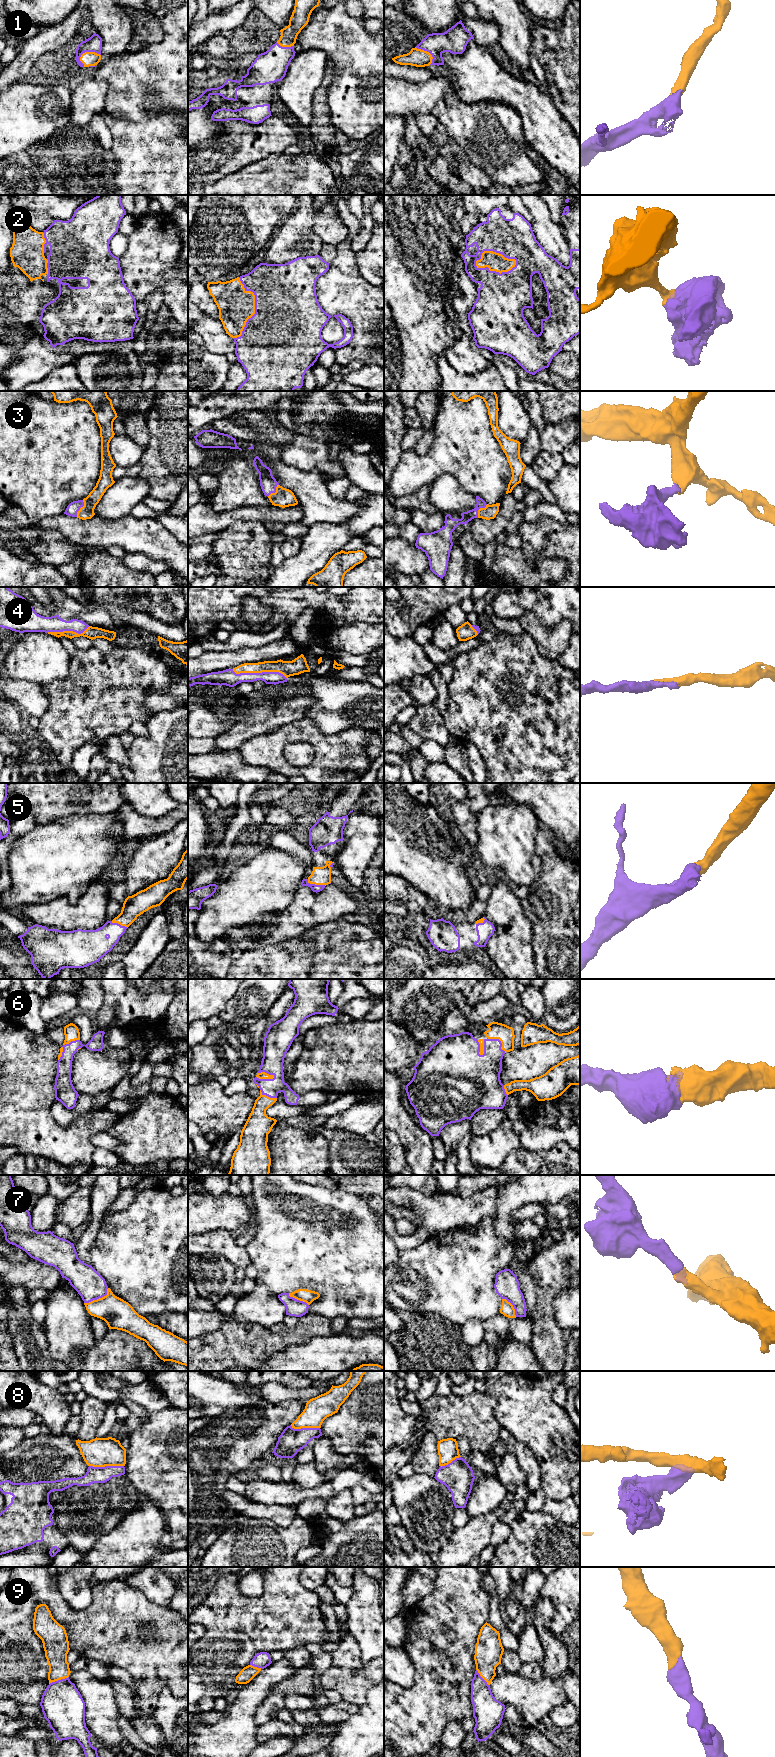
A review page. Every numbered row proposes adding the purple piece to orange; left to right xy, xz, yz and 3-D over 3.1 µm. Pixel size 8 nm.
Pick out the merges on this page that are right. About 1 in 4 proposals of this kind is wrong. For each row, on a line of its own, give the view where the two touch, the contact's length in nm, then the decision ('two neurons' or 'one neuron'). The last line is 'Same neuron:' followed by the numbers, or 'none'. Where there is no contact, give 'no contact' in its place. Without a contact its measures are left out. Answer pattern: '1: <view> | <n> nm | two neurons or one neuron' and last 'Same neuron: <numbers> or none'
1: xy | 180 nm | one neuron
2: yz | 340 nm | one neuron
3: xy | 150 nm | one neuron
4: xz | 440 nm | one neuron
5: xz | 160 nm | one neuron
6: xz | 150 nm | one neuron
7: xy | 240 nm | one neuron
8: xy | 280 nm | two neurons
9: xy | 170 nm | one neuron
Same neuron: 1, 2, 3, 4, 5, 6, 7, 9

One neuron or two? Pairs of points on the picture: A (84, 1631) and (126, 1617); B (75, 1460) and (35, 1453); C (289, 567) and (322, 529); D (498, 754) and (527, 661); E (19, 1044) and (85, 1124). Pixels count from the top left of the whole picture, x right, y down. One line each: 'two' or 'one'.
A: one
B: one
C: one
D: one
E: one

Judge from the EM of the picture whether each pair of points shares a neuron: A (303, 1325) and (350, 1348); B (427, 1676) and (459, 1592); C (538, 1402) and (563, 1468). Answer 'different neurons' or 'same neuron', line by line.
A: different neurons
B: same neuron
C: same neuron

